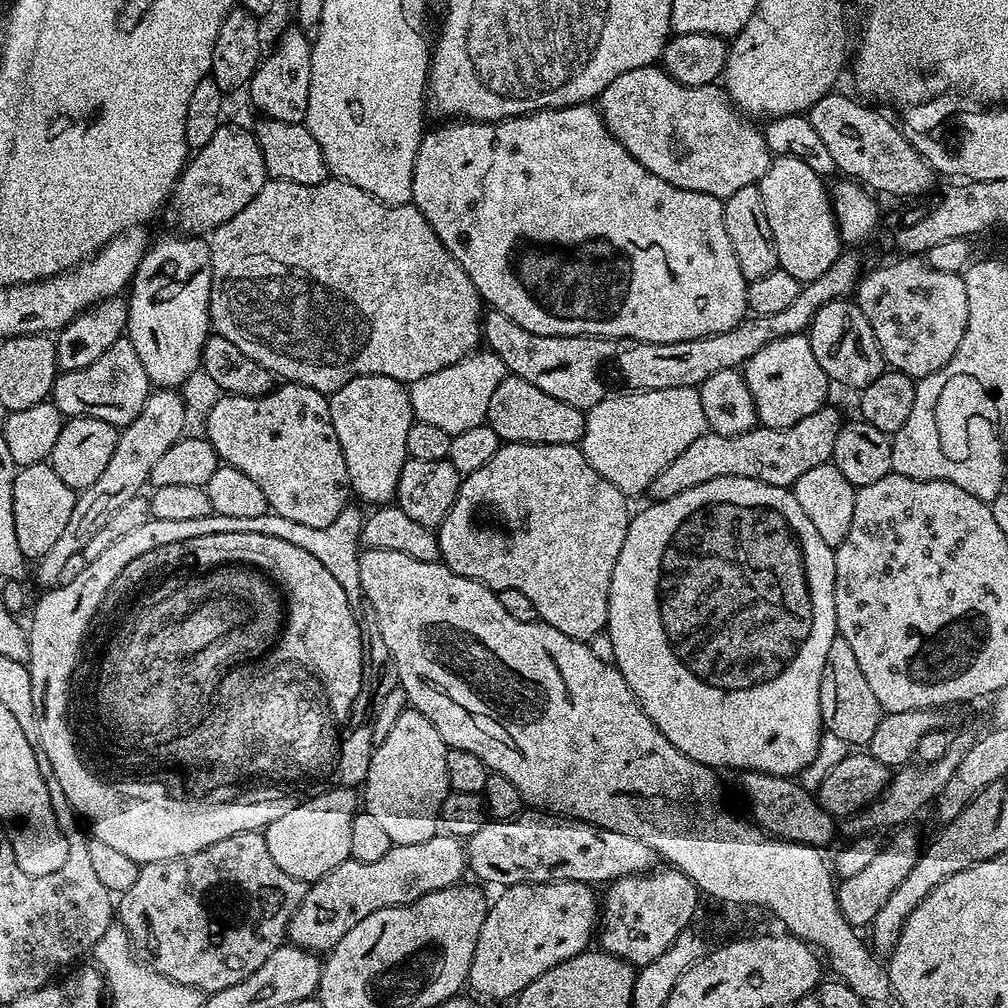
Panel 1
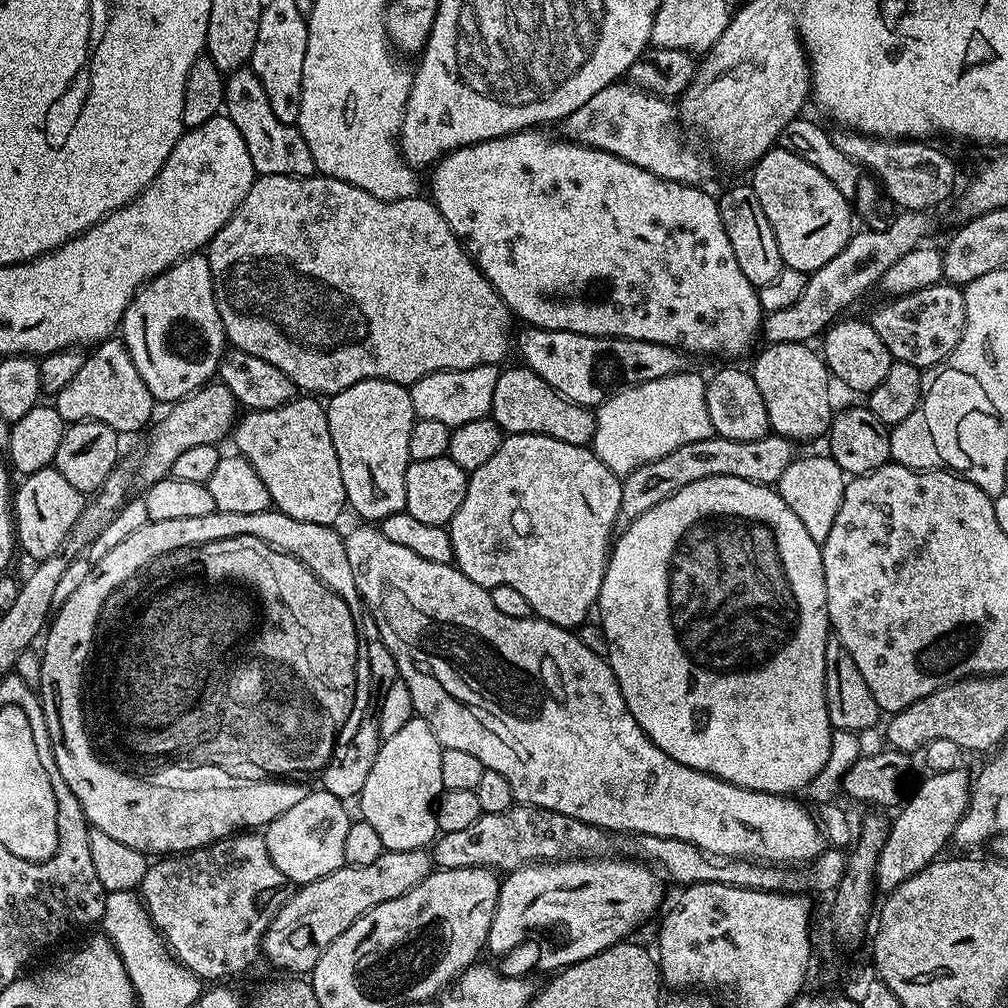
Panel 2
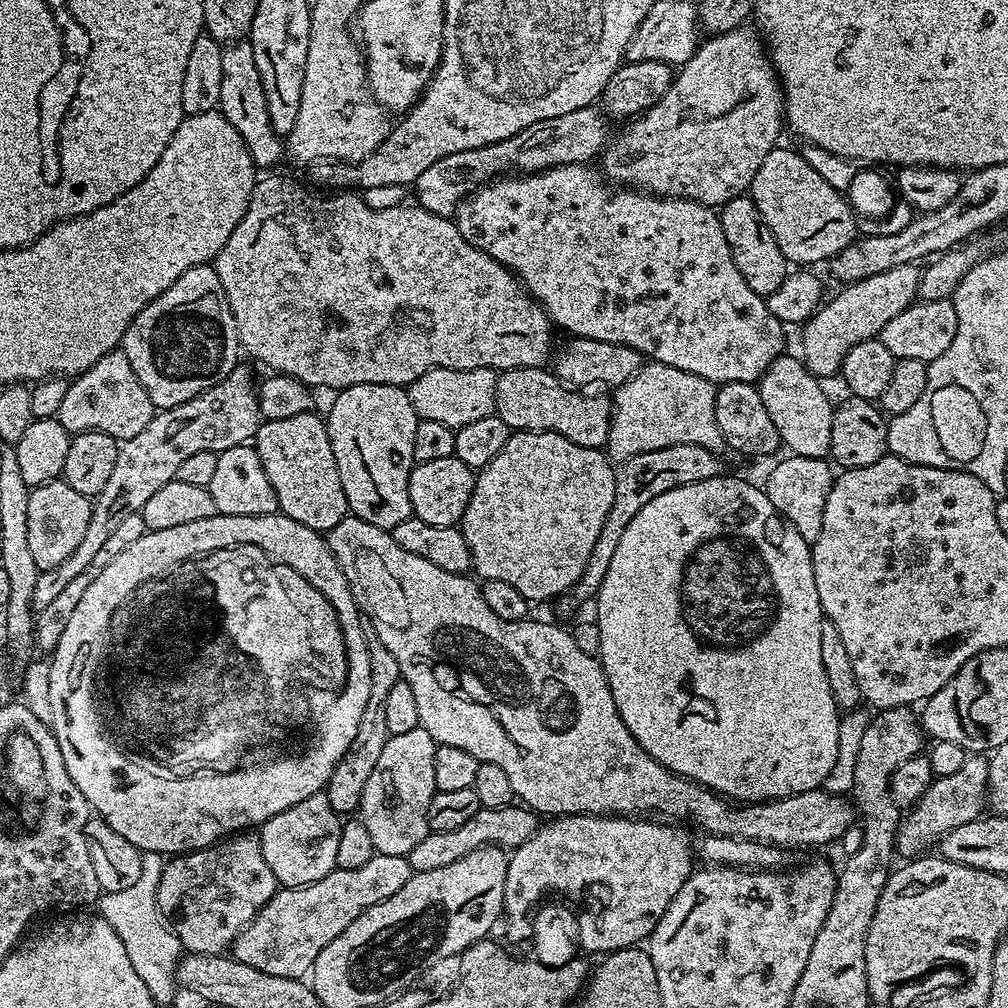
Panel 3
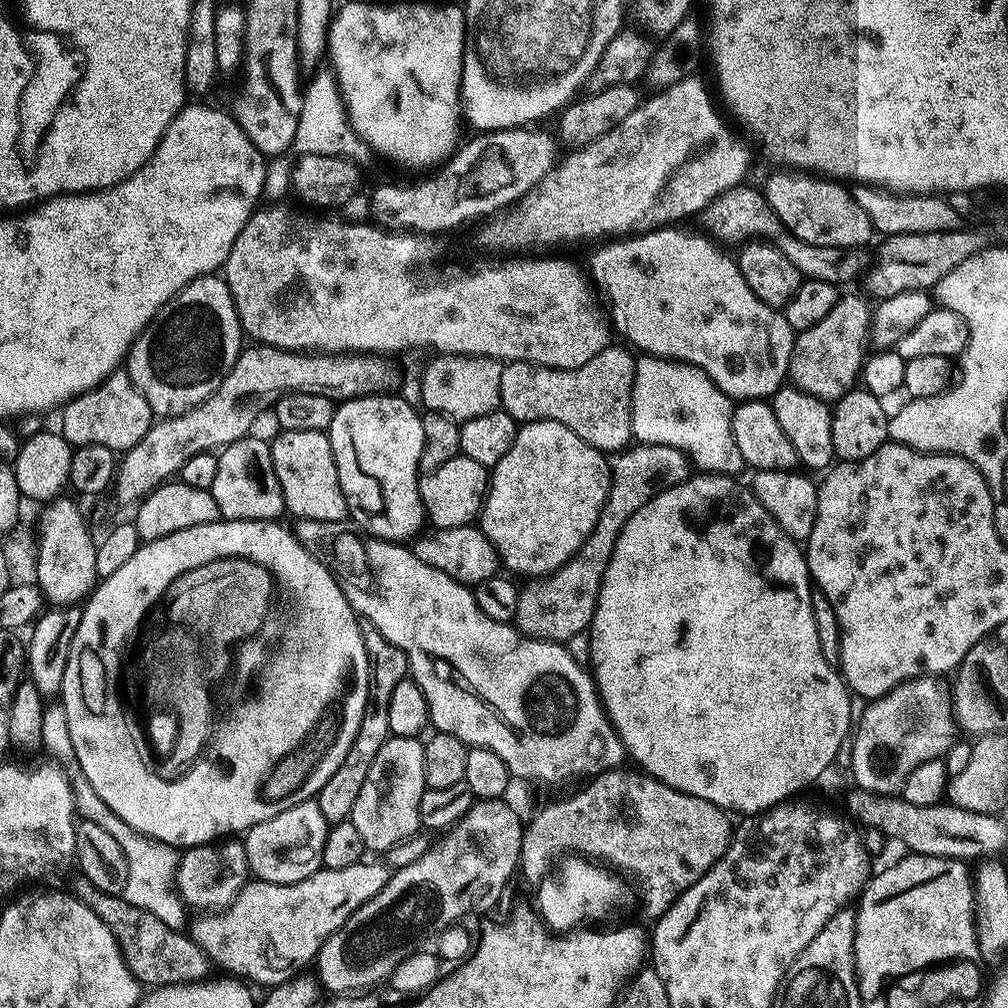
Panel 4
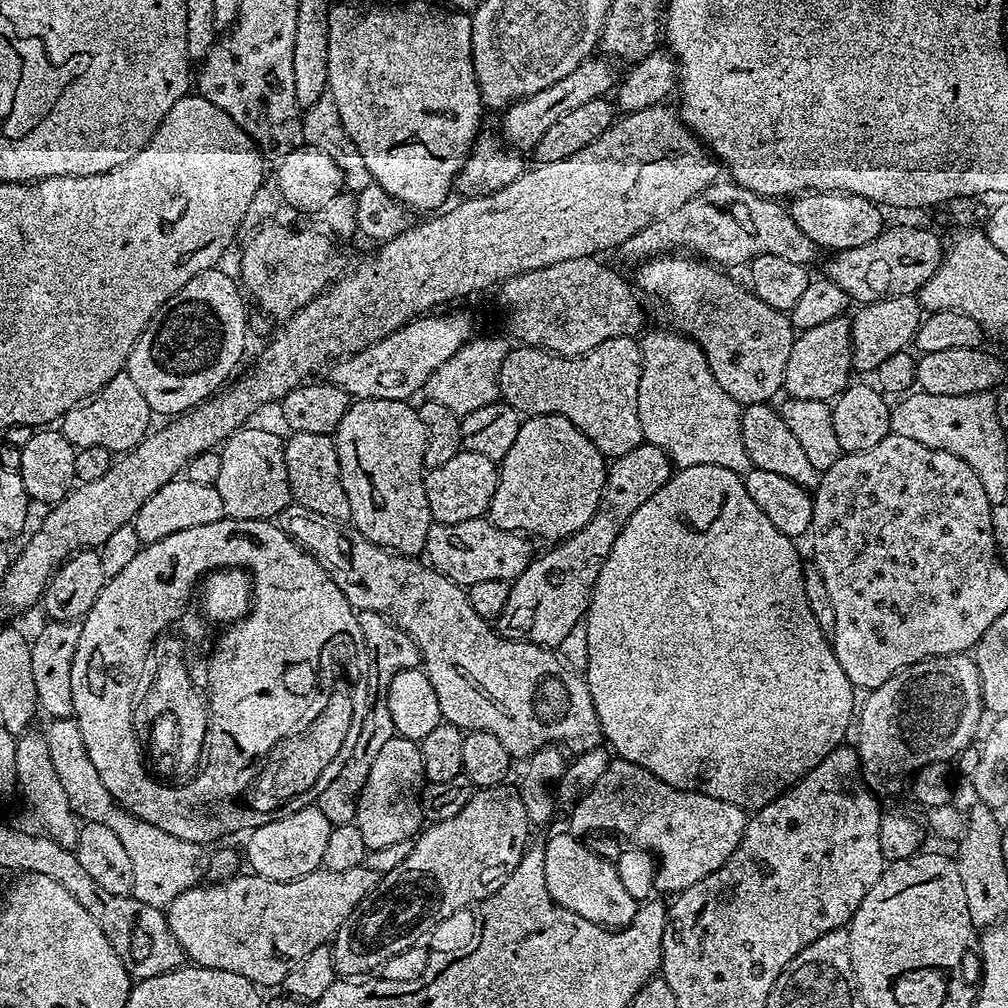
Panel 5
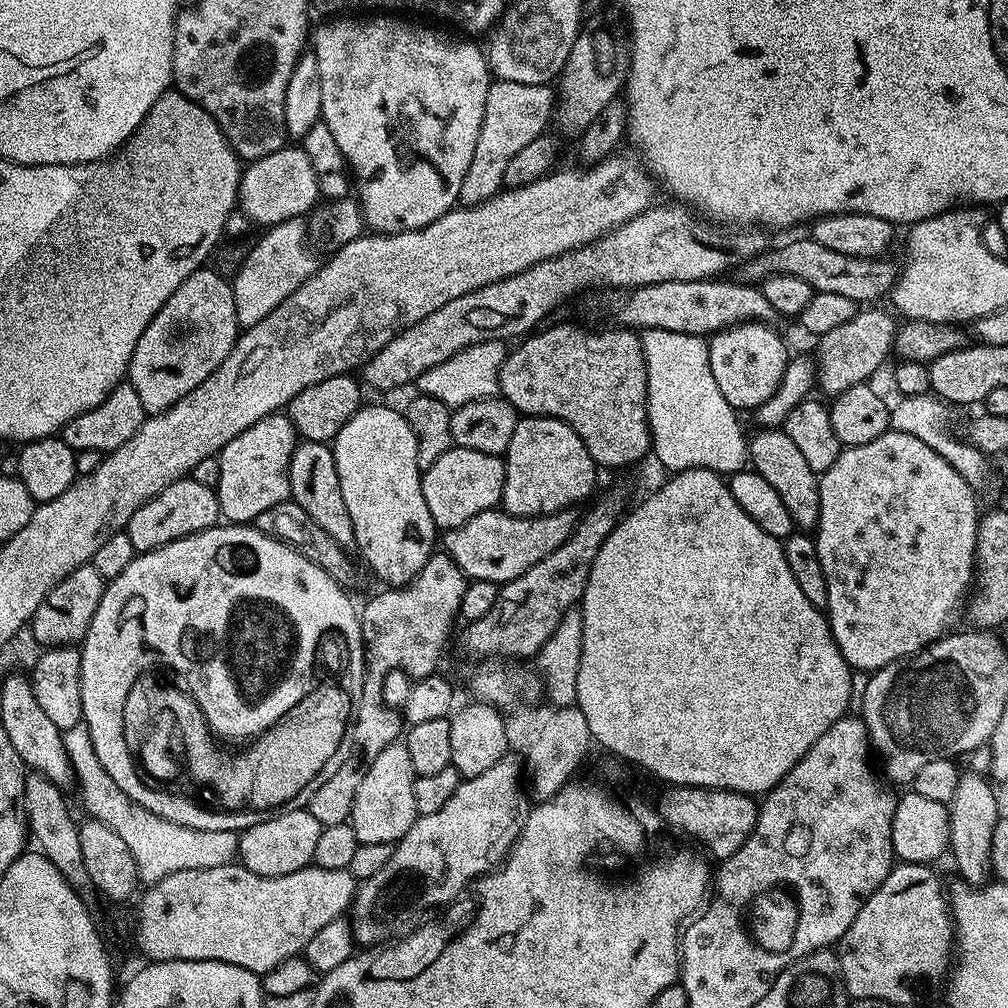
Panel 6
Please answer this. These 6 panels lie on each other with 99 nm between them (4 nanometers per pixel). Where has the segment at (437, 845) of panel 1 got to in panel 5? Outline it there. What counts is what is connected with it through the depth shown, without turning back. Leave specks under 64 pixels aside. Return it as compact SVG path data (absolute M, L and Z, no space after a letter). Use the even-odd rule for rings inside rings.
M363 866L345 872L331 872L321 867L297 880L267 880L255 874L236 875L229 875L216 882L220 884L208 884L205 888L189 886L177 892L167 906L166 915L174 938L193 965L221 968L257 986L283 985L284 976L290 974L290 970L300 963L303 956L318 946L328 944L338 929L347 924L358 902L366 898L378 879L377 873Z

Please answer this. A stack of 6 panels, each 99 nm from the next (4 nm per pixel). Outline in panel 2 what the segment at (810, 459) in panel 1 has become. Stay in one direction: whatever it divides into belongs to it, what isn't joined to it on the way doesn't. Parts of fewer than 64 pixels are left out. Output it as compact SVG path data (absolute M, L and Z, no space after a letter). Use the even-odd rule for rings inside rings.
M713 434L710 438L690 442L686 446L678 446L678 450L670 450L662 458L654 462L646 462L634 469L622 480L622 506L618 506L617 529L623 530L630 526L634 518L642 518L650 506L658 506L670 494L682 490L682 486L690 486L690 482L702 482L702 478L729 476L730 478L746 478L746 482L775 486L778 478L782 478L782 470L790 466L794 458L793 441L785 436L769 434L751 440L738 442L727 440Z

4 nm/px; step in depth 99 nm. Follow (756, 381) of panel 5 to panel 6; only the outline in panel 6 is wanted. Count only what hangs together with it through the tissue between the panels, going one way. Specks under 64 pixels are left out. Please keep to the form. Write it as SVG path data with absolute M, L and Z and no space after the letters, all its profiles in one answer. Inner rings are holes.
M764 322L735 324L733 328L715 333L708 353L710 370L714 374L714 382L718 382L718 390L722 390L722 398L737 410L755 410L774 395L790 359L790 351L783 338Z

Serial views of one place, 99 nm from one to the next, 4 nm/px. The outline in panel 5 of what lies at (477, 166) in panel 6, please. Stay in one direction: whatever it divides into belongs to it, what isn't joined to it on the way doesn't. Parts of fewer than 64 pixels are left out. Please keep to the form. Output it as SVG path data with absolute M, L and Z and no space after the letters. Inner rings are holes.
M586 58L578 66L578 70L574 70L574 74L566 74L562 82L554 82L554 86L548 86L546 90L538 90L538 94L513 100L502 112L504 121L500 128L504 131L503 143L516 150L535 149L538 138L542 138L542 134L546 134L546 130L550 130L550 126L554 126L558 118L570 114L570 110L578 110L578 106L585 102L607 97L618 83L618 72L616 76L615 70L607 64L609 61L604 60Z

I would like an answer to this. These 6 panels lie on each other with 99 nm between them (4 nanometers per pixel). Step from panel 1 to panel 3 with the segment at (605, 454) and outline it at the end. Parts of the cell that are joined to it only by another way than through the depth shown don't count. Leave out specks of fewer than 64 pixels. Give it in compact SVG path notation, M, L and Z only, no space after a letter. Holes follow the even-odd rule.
M645 363L638 370L638 374L634 374L634 378L630 378L622 387L615 389L616 404L614 400L614 407L610 412L612 429L606 445L607 455L613 461L623 462L639 452L658 450L675 444L693 444L717 454L723 453L726 445L722 438L722 430L718 430L716 390L717 385L698 374L690 374L686 370L678 370L665 364Z

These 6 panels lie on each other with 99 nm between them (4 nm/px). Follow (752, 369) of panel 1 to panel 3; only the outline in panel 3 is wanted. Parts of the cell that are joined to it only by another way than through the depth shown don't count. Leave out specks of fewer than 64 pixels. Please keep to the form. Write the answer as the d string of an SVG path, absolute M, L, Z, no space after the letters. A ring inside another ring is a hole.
M781 354L760 377L758 387L762 406L778 429L781 445L793 456L825 459L831 453L830 430L832 429L833 401L828 401L821 381L804 365L799 355Z

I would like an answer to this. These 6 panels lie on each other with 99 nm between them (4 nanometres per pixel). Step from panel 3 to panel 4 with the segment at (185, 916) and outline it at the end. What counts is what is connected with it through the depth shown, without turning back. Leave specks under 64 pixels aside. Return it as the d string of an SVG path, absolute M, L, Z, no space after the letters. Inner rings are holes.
M228 838L223 842L199 844L197 848L187 849L176 868L174 888L177 893L180 891L181 898L192 908L223 910L235 903L249 880L250 869L244 845L239 839Z

